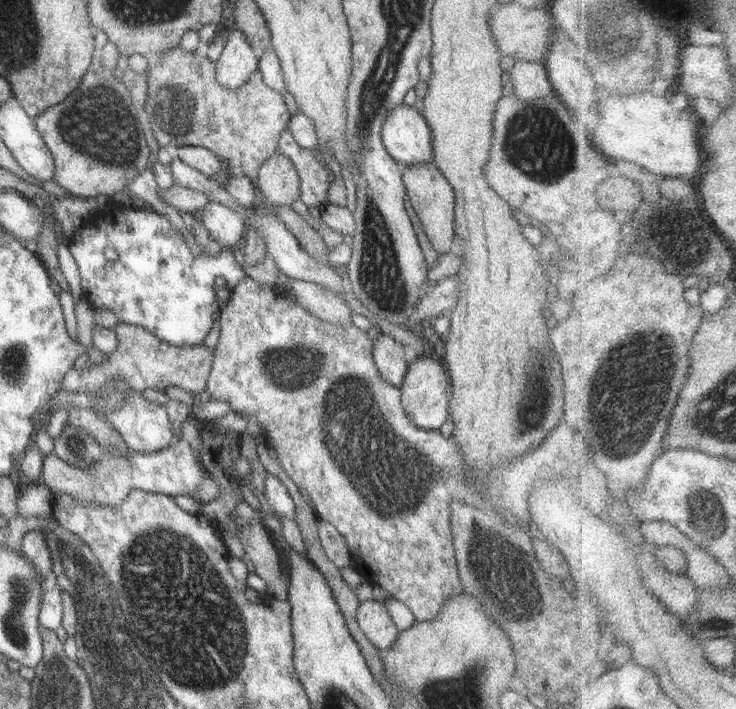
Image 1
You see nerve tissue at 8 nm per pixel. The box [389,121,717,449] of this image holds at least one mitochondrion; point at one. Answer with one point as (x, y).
(702, 242)

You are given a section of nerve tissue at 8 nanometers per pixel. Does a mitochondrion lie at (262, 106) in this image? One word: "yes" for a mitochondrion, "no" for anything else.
no

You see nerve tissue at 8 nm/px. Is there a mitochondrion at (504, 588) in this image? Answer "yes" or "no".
yes

